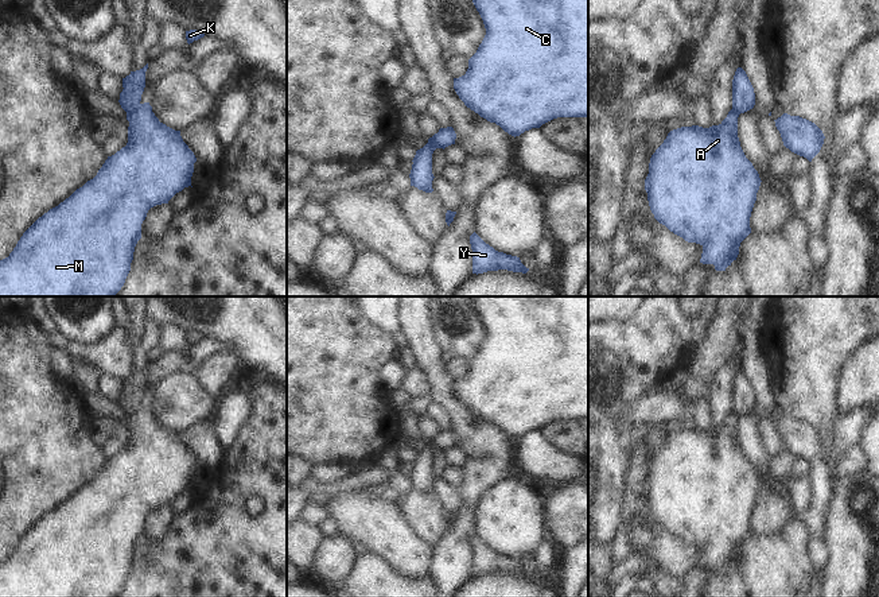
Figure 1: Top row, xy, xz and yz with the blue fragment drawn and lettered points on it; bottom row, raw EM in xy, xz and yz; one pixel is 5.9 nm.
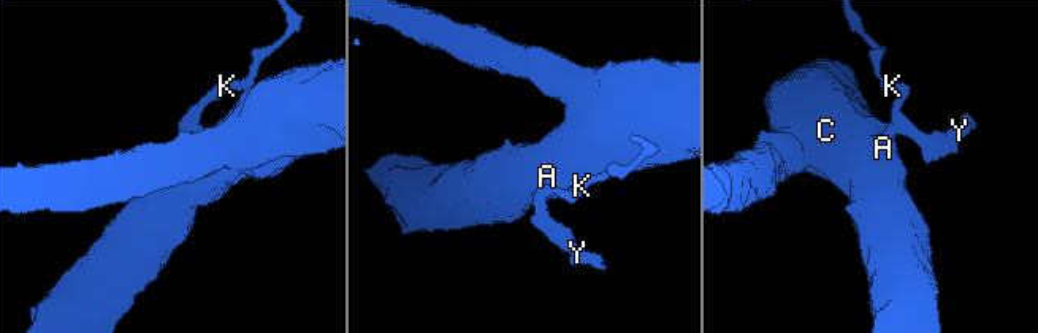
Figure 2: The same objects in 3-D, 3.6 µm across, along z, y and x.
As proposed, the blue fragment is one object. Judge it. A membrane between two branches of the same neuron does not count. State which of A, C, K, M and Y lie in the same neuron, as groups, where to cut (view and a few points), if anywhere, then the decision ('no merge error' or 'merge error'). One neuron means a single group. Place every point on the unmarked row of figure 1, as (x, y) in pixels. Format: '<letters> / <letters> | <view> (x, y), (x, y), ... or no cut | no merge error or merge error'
A C M / K Y | xy (139, 404), (127, 415) | merge error

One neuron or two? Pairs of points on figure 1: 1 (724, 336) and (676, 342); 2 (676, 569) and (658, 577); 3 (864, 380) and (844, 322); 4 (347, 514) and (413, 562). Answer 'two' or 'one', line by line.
1: two
2: two
3: two
4: one

